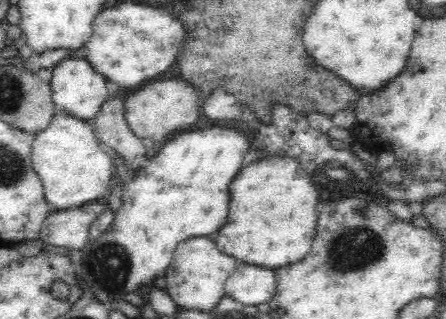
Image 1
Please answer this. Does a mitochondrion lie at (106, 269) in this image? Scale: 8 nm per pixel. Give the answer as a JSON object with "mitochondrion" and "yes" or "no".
{"mitochondrion":"yes"}

